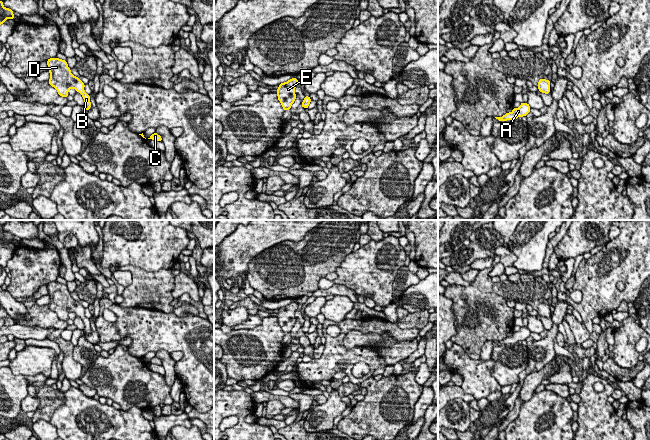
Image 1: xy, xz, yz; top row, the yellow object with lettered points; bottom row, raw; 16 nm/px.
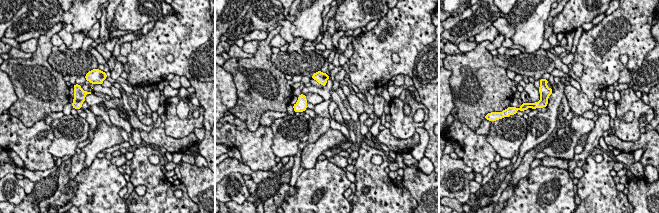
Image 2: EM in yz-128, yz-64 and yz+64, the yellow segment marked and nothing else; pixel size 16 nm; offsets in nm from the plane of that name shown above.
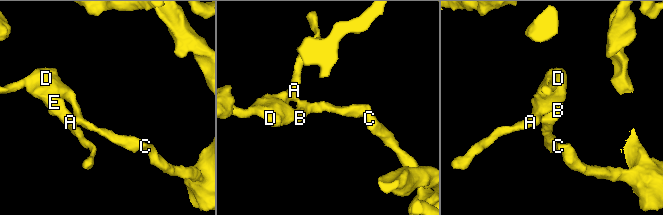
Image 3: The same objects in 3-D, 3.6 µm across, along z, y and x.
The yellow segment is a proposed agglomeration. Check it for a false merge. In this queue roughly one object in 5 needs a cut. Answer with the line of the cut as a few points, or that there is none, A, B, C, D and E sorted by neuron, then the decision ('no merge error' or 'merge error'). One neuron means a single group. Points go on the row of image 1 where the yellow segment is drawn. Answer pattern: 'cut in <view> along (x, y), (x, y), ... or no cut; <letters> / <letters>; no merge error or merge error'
no cut; A B C D E; no merge error

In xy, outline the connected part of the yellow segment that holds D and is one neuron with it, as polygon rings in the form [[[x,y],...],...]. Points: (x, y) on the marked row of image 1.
[[[50,58],[47,60],[48,71],[50,73],[49,84],[54,87],[58,94],[62,97],[69,95],[68,91],[74,88],[79,92],[84,99],[84,108],[89,110],[91,108],[90,95],[85,90],[85,84],[71,73],[67,61],[59,58]]]

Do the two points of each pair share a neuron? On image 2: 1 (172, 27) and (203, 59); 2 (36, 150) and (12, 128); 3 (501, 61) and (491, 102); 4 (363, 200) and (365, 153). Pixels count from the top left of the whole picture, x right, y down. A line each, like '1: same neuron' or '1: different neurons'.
1: different neurons
2: same neuron
3: different neurons
4: same neuron

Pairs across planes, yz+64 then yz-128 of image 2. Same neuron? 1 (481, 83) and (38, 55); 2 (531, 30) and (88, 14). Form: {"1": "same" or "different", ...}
{"1": "same", "2": "same"}

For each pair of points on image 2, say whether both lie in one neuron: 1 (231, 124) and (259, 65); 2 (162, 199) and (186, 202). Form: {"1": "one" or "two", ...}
{"1": "two", "2": "one"}

